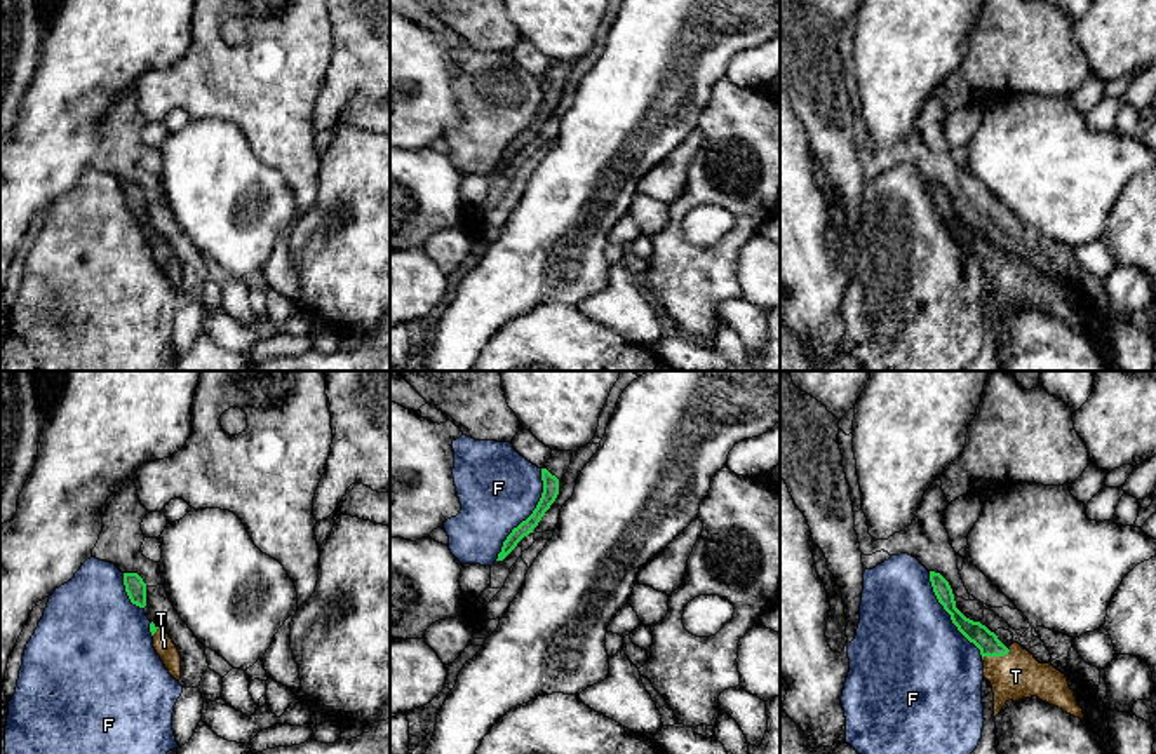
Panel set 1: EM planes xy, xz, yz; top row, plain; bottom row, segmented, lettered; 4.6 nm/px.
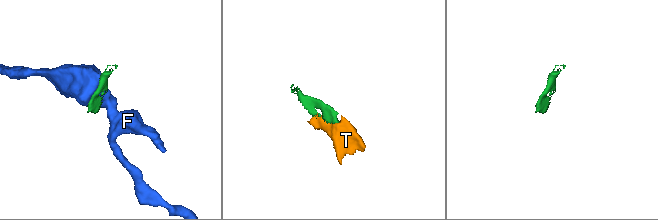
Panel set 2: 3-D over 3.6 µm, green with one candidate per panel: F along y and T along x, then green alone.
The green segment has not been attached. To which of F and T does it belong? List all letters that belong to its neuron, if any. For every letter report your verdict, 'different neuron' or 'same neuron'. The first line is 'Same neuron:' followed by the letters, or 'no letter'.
Same neuron: T
F: different neuron
T: same neuron

